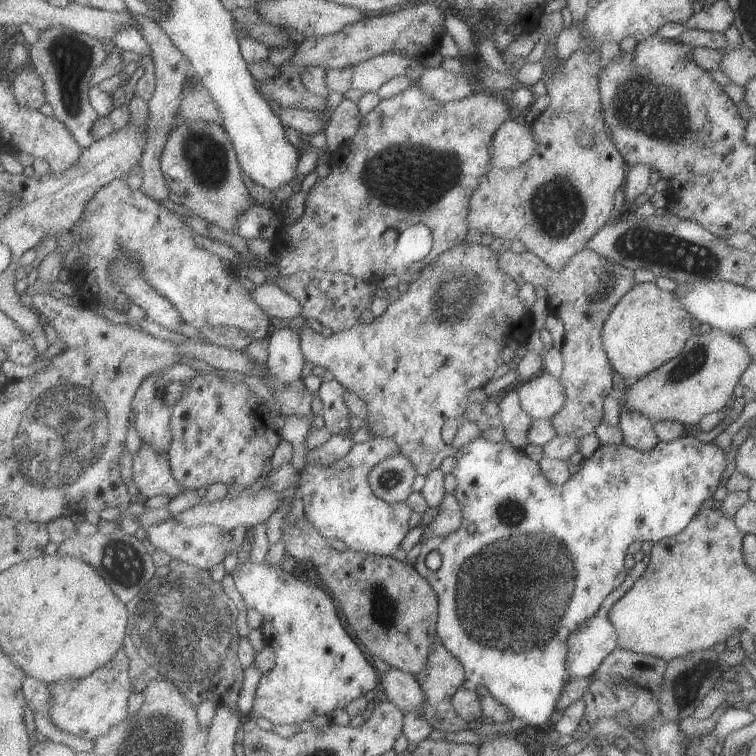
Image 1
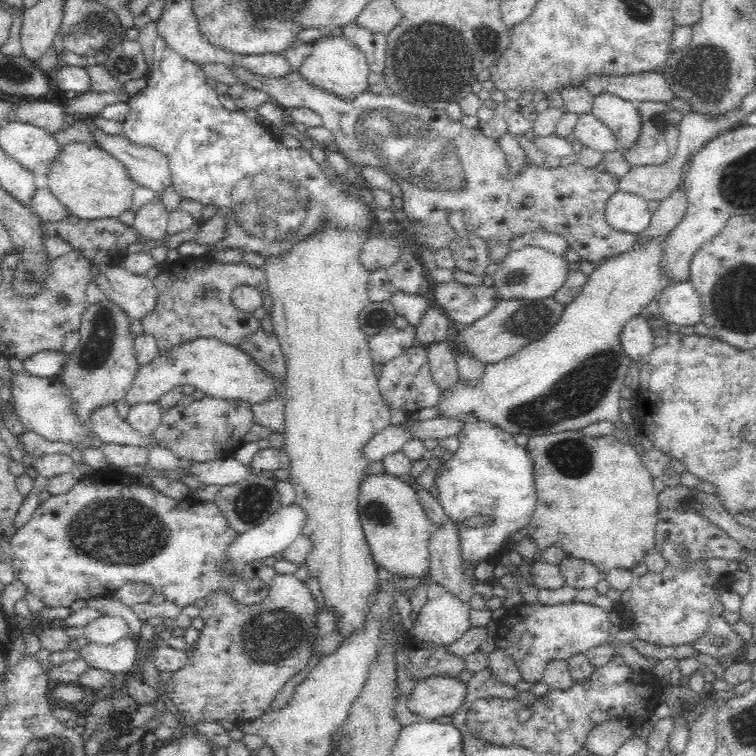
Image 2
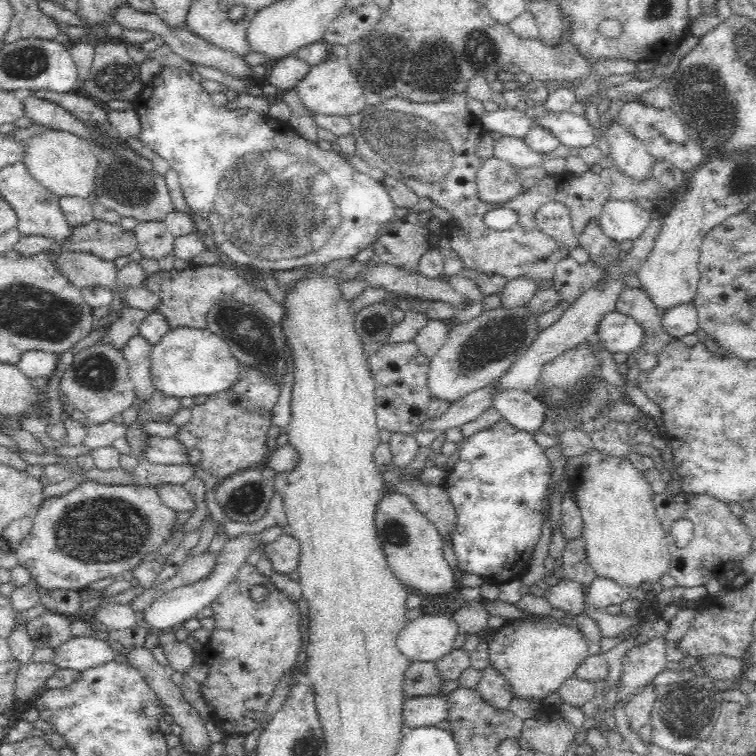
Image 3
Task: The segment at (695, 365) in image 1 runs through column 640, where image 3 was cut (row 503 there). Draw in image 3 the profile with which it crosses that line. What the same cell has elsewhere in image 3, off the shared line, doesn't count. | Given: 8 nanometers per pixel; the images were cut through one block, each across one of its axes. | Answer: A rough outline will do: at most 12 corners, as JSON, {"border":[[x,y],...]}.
{"border":[[386,489],[374,524],[388,570],[421,596],[454,573],[434,525]]}

